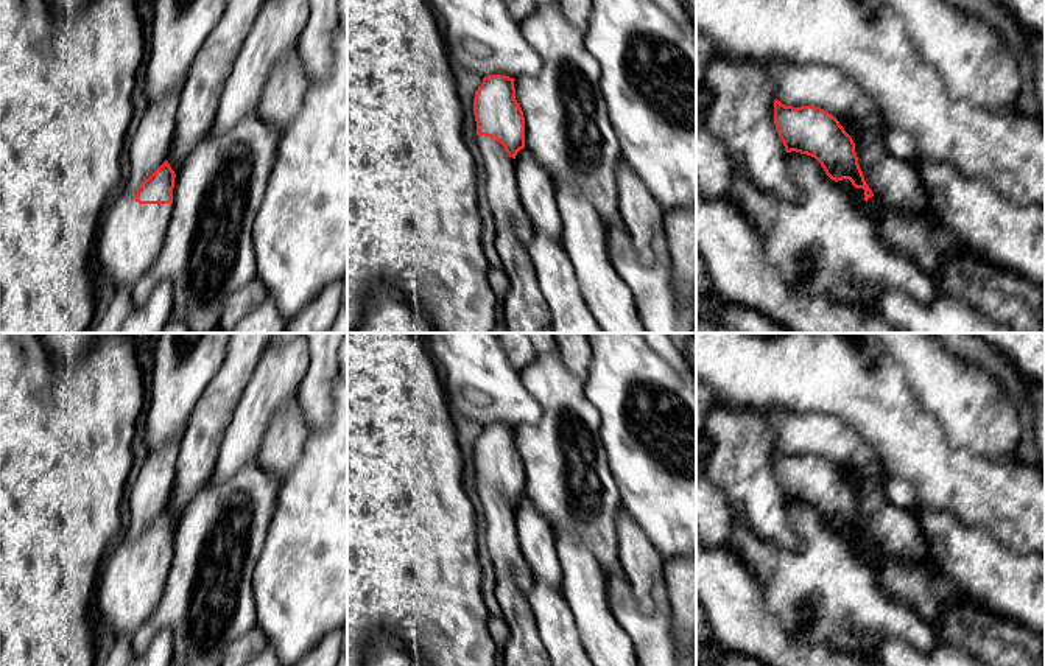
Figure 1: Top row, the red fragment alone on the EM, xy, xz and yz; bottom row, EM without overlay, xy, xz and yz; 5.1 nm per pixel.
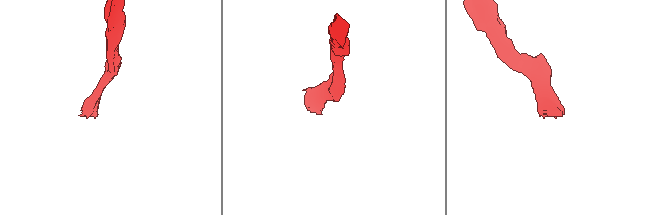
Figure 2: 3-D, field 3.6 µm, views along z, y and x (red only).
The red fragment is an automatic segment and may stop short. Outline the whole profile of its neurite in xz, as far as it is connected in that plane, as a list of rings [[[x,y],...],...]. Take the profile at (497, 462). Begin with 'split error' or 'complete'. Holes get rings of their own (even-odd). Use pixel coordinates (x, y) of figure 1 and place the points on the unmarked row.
complete; [[[505,423],[484,425],[473,447],[477,484],[495,487],[512,507],[525,496],[525,465],[514,429]]]

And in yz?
split error; [[[776,447],[774,473],[786,501],[811,504],[832,529],[849,528],[855,537],[863,537],[883,593],[892,602],[910,605],[941,635],[944,613],[961,593],[934,570],[892,559],[881,551],[864,529],[852,485],[832,462],[815,454],[785,454]]]

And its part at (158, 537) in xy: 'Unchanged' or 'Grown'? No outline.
Grown

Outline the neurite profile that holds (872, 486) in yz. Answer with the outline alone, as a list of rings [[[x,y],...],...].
[[[852,471],[843,473],[855,492],[855,501],[867,535],[881,551],[897,560],[906,560],[934,570],[930,563],[928,542],[919,518],[886,500],[880,476],[855,481]]]

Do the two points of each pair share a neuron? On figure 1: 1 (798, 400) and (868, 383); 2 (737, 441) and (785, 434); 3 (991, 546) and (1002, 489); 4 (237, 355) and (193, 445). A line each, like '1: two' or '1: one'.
1: one
2: two
3: two
4: one

